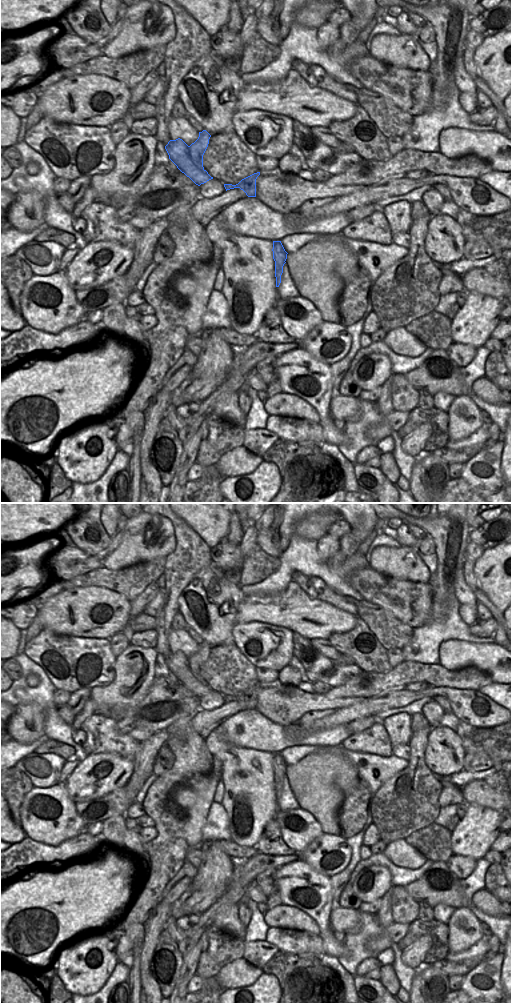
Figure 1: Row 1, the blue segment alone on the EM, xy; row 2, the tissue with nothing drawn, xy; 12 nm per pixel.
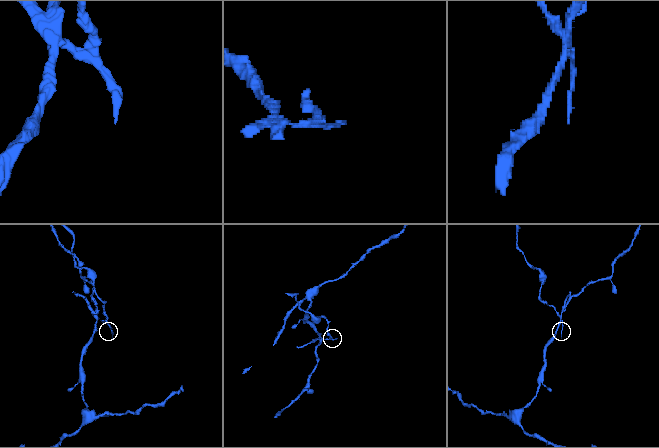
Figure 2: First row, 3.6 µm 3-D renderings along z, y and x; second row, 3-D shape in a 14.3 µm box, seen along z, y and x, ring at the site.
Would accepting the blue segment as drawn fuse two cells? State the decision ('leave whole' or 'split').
split

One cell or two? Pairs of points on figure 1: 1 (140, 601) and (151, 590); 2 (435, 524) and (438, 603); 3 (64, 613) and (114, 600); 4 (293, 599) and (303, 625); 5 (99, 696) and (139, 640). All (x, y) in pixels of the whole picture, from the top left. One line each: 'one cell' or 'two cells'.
1: one cell
2: one cell
3: one cell
4: one cell
5: two cells

